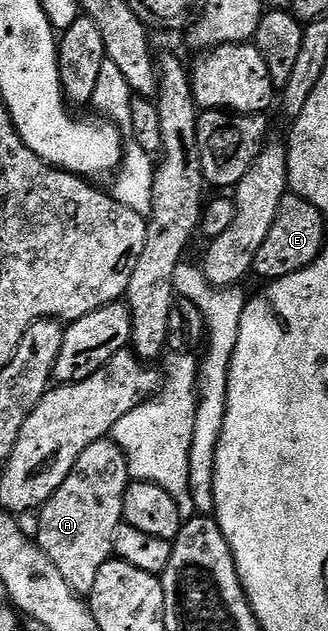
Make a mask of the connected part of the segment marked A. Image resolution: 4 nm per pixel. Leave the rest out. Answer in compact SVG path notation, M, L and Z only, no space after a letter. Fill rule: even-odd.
M104 439L85 447L79 462L75 464L73 476L65 479L63 486L56 491L55 496L47 500L42 506L39 517L39 537L37 543L57 563L65 581L73 587L73 591L80 595L90 595L95 589L97 575L105 563L115 557L115 540L119 535L119 528L125 524L125 495L132 483L131 468L127 465L127 456L114 439Z

